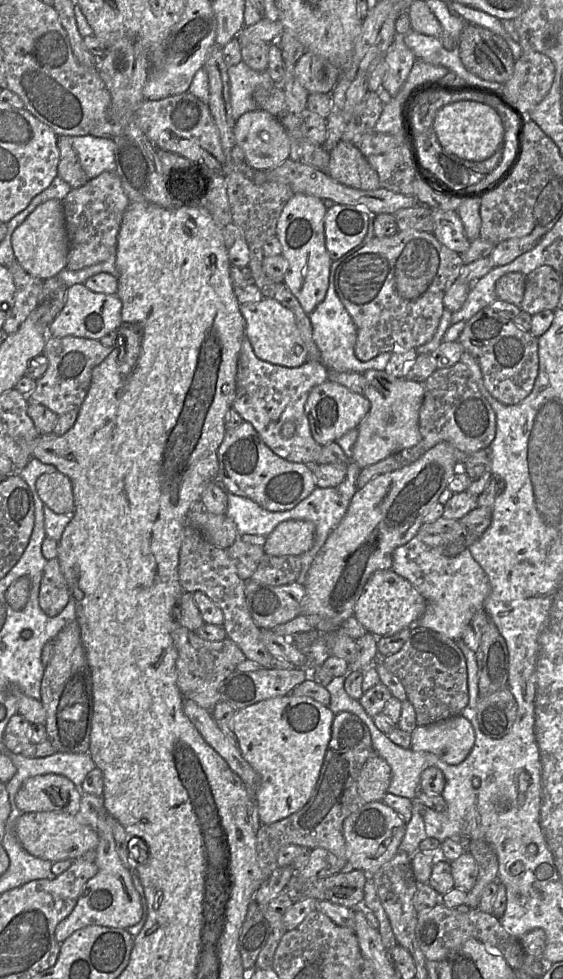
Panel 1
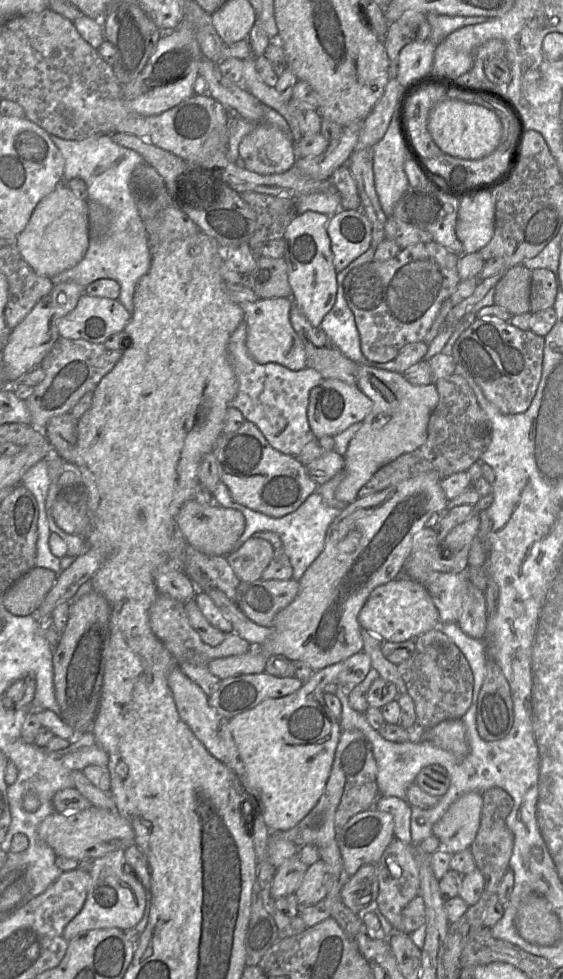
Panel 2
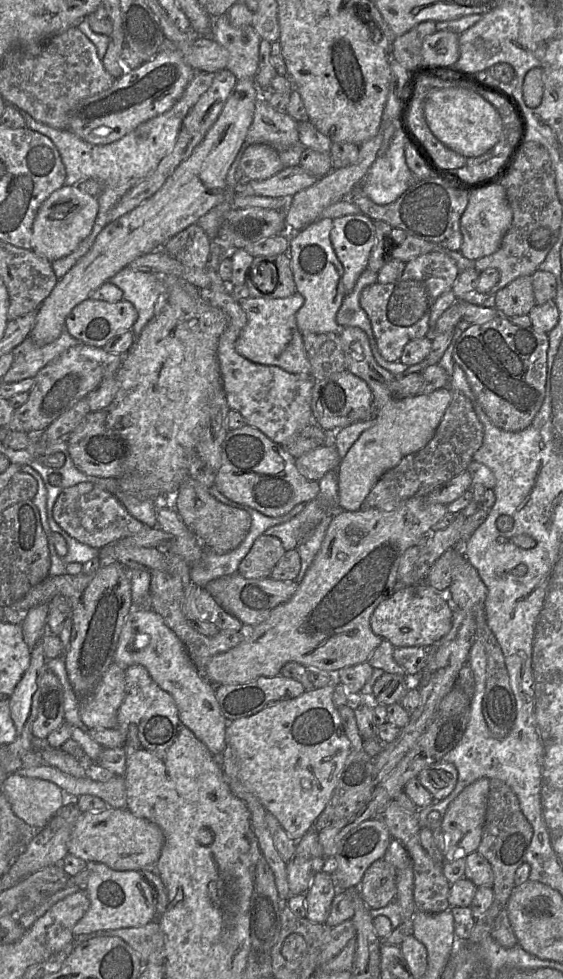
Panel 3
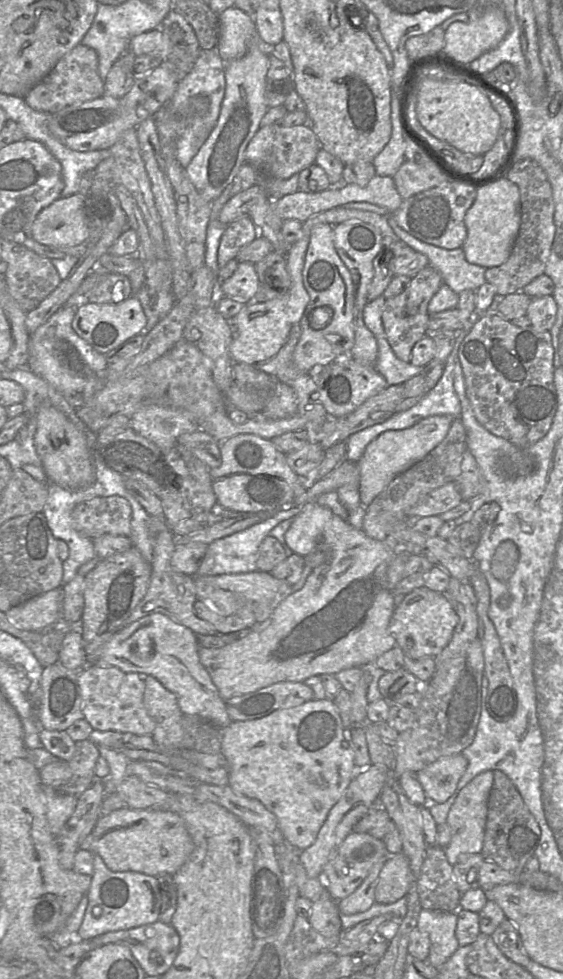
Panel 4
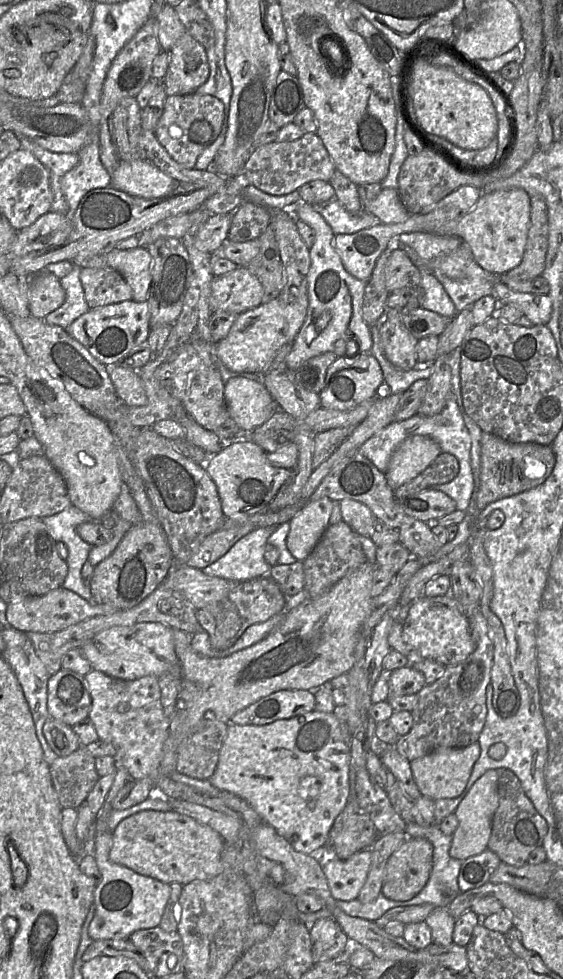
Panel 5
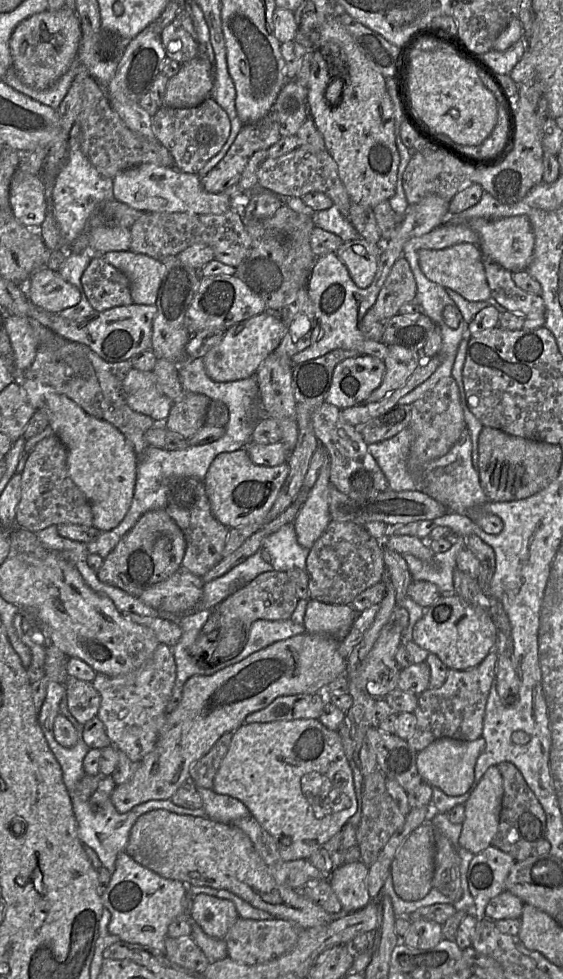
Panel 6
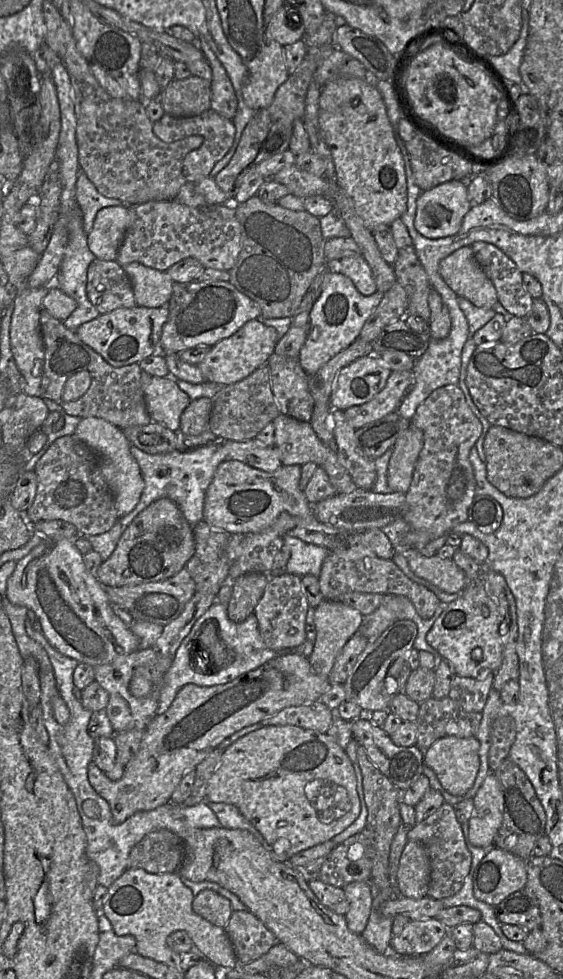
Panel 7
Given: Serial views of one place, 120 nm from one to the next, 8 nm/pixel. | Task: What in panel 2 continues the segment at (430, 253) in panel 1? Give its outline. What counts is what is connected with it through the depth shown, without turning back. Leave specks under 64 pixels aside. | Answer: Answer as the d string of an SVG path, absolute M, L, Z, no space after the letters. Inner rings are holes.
M431 241L403 248L392 259L362 264L346 275L345 299L354 314L361 351L369 361L394 361L405 345L425 340L443 303L461 281L458 260L458 255Z

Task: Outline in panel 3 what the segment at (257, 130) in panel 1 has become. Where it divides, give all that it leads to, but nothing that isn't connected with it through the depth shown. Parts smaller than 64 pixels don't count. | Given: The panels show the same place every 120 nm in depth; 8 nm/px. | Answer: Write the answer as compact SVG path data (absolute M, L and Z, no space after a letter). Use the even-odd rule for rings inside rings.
M265 143L248 145L241 157L240 167L248 180L266 180L284 169L280 153Z

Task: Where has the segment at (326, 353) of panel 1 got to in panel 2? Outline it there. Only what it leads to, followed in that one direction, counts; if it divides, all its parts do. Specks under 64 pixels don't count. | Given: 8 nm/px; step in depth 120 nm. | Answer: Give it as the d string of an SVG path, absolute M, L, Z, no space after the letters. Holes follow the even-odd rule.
M343 282L342 285L338 285L335 304L324 317L320 328L347 358L358 365L367 365L396 372L397 367L394 361L386 363L373 362L363 355L354 314L345 299Z

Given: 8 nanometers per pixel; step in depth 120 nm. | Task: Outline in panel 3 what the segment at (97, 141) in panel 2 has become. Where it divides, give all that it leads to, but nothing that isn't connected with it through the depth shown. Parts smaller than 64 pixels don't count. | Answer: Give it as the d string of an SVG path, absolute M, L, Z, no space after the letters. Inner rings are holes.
M196 72L181 98L170 110L140 124L133 131L110 144L88 143L69 130L52 128L34 120L29 114L21 112L27 128L49 138L58 150L66 171L64 184L76 186L82 180L94 179L102 186L102 191L97 196L99 210L90 235L72 253L52 262L52 269L58 280L63 278L91 249L98 234L109 224L111 208L130 189L150 175L159 162L173 150L184 119L211 86L215 77L214 72ZM126 266L108 282L118 286L123 291L123 300L135 306L138 318L132 332L138 336L146 324L161 310L162 302L165 301L163 277Z

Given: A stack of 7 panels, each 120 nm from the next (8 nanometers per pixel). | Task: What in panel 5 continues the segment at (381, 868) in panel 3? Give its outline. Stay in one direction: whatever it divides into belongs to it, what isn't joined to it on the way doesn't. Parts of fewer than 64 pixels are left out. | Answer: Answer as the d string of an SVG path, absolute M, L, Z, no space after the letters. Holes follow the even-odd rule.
M407 837L386 864L381 894L394 901L415 897L427 884L433 867L433 846L420 837Z

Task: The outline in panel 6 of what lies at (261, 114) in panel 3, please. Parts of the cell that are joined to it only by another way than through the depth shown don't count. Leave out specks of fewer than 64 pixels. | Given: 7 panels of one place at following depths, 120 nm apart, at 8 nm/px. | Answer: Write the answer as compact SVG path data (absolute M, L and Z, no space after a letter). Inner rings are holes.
M298 146L278 158L267 158L258 170L257 178L260 190L269 190L279 197L301 198L310 192L324 193L338 207L341 214L349 219L351 200L339 178L337 164L326 149Z

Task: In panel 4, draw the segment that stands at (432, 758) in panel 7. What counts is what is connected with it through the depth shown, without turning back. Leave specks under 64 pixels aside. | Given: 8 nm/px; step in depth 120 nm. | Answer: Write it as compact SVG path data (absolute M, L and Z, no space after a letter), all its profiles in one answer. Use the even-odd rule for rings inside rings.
M462 753L442 757L417 772L417 779L428 803L444 803L455 792L467 768Z

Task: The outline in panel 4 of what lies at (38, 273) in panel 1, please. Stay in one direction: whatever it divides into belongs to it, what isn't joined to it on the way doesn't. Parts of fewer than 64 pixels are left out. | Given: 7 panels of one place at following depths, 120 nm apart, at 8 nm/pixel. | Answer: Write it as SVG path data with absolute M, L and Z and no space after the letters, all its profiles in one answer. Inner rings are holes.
M85 192L60 197L40 211L35 218L32 238L46 246L69 247L83 243L89 236L84 221Z

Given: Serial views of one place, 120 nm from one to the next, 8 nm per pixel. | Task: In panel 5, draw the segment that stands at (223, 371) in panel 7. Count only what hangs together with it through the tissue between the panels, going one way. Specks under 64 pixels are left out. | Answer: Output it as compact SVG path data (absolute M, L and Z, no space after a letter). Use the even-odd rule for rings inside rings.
M277 297L268 303L262 303L256 308L237 315L227 336L215 344L215 358L232 372L263 374L270 367L270 364L278 351L287 344L293 344L305 321L307 315L307 303L307 299L298 300L293 303L285 303L280 297Z

